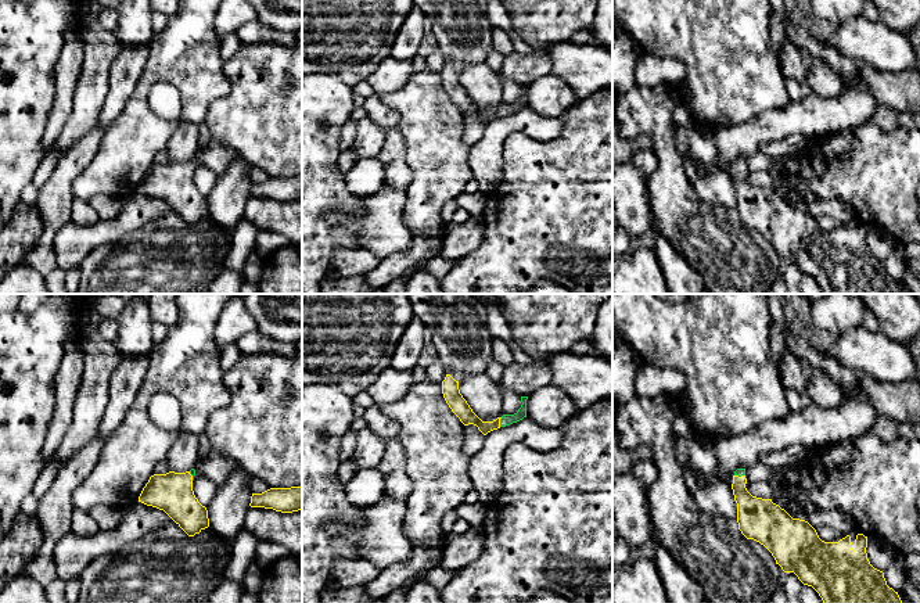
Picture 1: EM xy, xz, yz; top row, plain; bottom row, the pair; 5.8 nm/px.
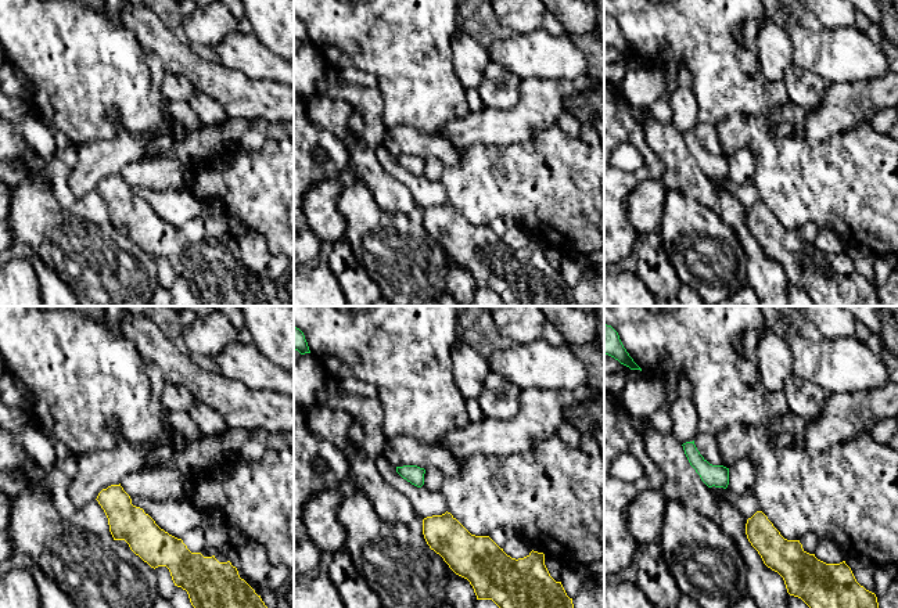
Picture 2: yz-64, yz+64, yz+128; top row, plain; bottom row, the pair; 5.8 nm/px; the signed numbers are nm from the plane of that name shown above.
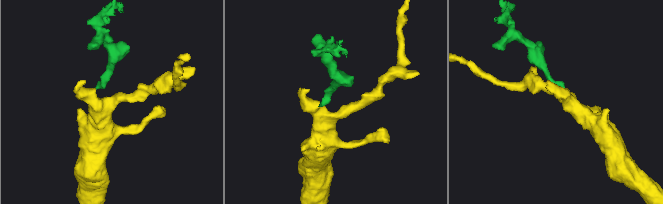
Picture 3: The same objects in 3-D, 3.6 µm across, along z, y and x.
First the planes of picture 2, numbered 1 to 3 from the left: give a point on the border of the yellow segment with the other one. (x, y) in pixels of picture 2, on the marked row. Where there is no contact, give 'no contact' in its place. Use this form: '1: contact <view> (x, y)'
1: no contact
2: no contact
3: no contact

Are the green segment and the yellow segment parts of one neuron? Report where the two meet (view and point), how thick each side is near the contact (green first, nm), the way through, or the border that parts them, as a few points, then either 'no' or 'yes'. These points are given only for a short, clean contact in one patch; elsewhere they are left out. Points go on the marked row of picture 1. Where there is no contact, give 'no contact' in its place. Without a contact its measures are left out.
contact xz (500, 422); calibres 60 and 100 nm; way xz (506, 419), (500, 422), (480, 424), (460, 408); yes

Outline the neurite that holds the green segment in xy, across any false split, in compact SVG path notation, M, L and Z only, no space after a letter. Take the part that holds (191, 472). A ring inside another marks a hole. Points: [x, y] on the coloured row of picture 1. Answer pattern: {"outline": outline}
{"outline": "M195 470L154 474L143 488L139 502L163 510L188 536L209 527L208 510L193 491Z"}

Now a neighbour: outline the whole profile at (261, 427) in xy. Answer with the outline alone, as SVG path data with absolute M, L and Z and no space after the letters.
M302 340L292 356L240 353L223 381L230 401L205 427L212 451L234 459L270 488L302 487Z

